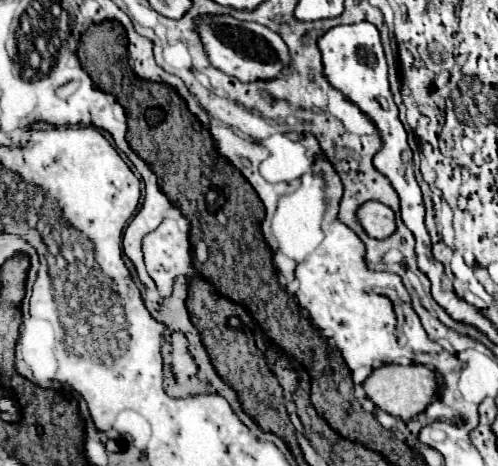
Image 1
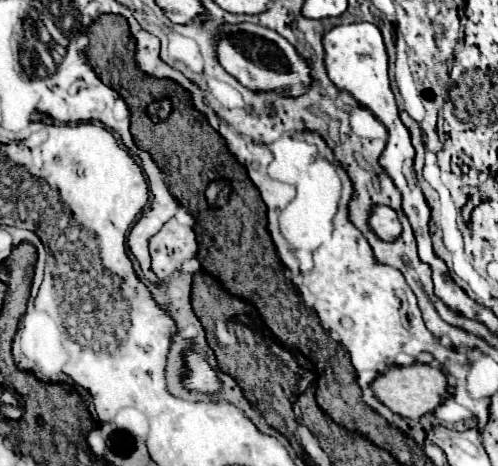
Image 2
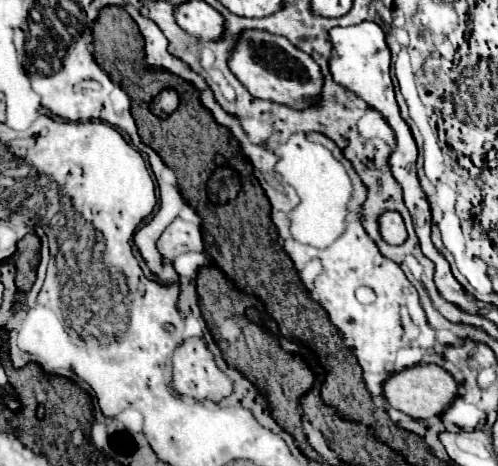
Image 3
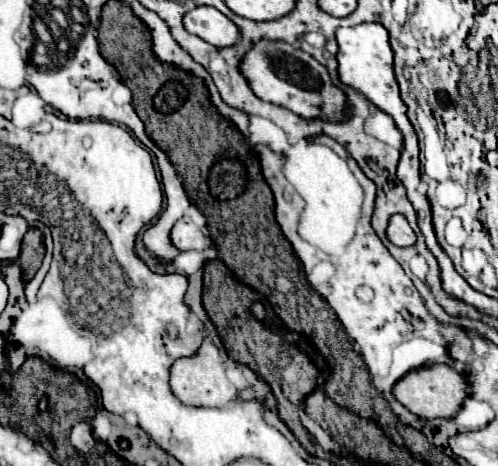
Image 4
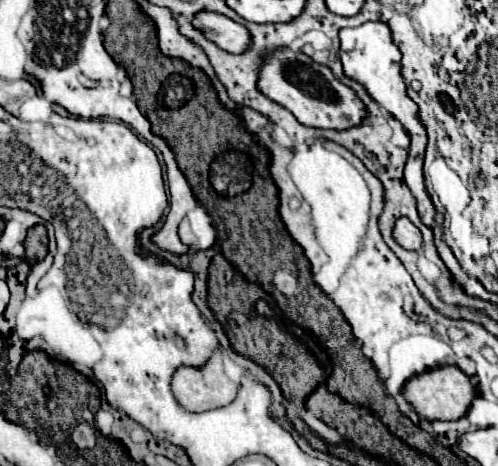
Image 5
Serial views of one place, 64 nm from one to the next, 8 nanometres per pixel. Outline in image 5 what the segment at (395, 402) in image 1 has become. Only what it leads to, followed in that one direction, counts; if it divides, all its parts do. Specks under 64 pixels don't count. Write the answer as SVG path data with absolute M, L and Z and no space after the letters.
M438 366L428 372L422 372L420 376L412 376L408 384L404 384L404 398L410 406L414 406L416 414L426 420L458 420L462 418L470 402L476 398L476 388L460 368L456 366Z

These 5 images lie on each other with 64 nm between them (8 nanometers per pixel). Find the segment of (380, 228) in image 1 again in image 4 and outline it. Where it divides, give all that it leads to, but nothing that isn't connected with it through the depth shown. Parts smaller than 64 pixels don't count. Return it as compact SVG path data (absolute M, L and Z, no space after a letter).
M392 214L388 220L386 236L394 246L414 246L416 244L416 234L408 226L406 218L402 214Z

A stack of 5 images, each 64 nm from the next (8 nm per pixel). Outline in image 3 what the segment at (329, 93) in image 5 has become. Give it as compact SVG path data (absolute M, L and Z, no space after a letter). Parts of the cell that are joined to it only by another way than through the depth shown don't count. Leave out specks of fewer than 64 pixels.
M244 30L232 48L228 68L256 98L286 104L290 108L306 108L318 102L322 88L318 64L306 52L292 46L284 36L266 30Z

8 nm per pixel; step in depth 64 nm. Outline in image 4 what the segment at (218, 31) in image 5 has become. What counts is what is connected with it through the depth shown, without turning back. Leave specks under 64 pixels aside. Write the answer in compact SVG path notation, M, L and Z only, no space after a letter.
M196 6L196 8L188 10L184 14L182 22L190 34L194 34L218 48L232 46L240 38L236 24L232 24L222 12L218 12L212 6Z

